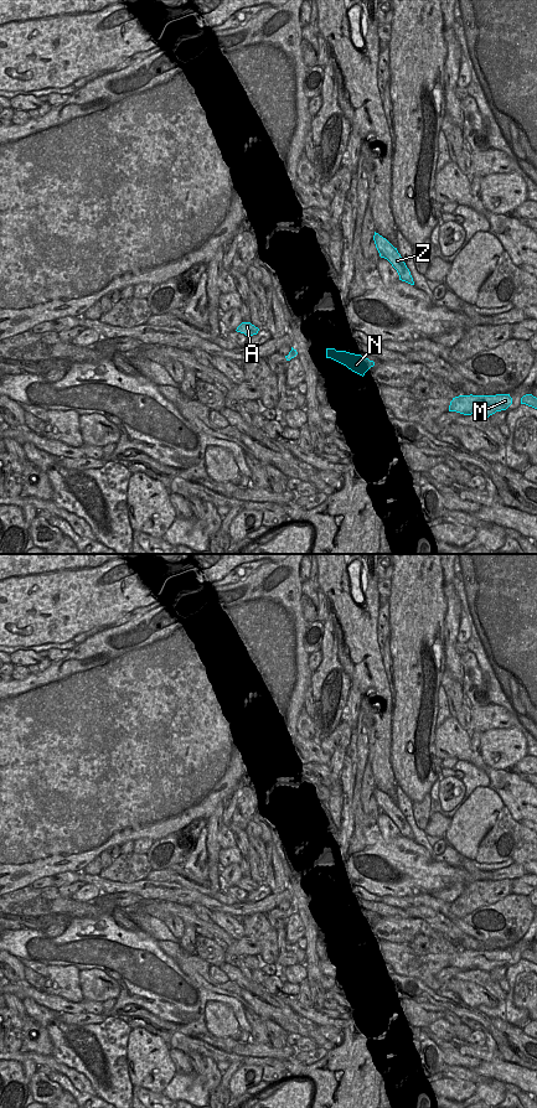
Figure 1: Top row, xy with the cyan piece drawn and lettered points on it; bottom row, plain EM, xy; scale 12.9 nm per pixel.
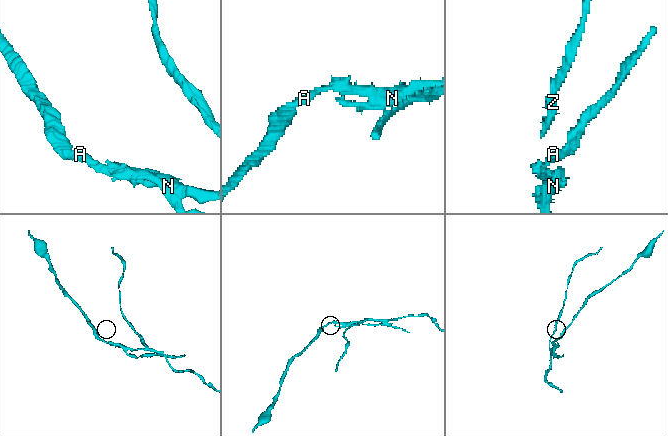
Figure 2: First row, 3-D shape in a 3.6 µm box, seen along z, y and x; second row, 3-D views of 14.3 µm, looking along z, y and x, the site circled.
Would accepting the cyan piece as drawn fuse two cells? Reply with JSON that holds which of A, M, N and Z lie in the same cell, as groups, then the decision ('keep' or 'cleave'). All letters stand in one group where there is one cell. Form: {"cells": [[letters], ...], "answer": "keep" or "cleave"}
{"cells": [["A", "M"], ["N", "Z"]], "answer": "cleave"}

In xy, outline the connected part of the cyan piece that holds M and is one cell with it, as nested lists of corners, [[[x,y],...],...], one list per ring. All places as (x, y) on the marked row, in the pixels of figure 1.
[[[510,394],[496,395],[459,395],[453,398],[449,411],[464,415],[480,414],[490,416],[496,411],[506,410],[512,404]]]

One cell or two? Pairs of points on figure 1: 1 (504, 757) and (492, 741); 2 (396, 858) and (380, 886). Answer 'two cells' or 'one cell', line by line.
1: one cell
2: one cell

